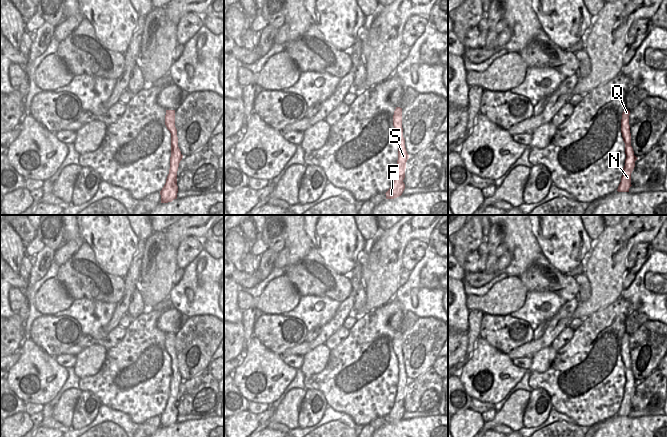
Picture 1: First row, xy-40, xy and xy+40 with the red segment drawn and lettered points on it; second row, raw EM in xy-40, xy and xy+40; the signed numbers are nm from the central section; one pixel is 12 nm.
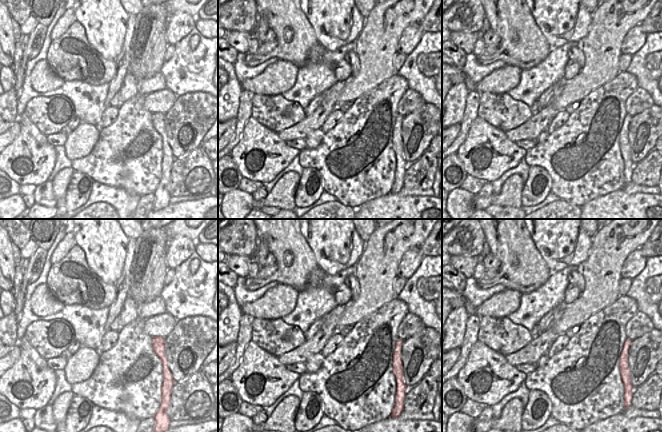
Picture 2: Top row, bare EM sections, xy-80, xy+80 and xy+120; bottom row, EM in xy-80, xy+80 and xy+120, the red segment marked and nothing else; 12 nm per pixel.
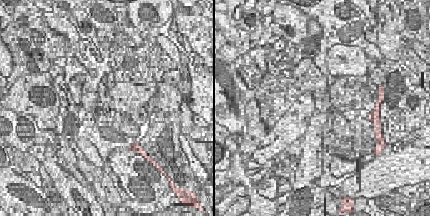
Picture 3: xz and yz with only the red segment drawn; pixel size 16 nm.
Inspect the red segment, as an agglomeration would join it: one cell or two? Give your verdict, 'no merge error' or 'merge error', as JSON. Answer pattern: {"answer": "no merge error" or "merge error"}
{"answer": "no merge error"}

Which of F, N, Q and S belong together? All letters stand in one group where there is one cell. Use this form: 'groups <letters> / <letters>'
groups F N Q S

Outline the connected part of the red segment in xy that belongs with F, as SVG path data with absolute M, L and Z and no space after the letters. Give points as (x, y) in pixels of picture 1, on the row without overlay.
M396 331L394 335L393 350L398 359L398 384L394 405L389 414L385 417L386 423L394 423L401 420L405 413L403 404L405 402L406 386L409 382L409 379L406 375L405 363L403 361L402 332L400 331Z

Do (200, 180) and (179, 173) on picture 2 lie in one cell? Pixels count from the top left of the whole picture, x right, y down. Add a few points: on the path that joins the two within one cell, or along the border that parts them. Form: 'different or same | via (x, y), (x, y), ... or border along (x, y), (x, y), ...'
same | via (195, 178), (189, 173), (184, 173)

